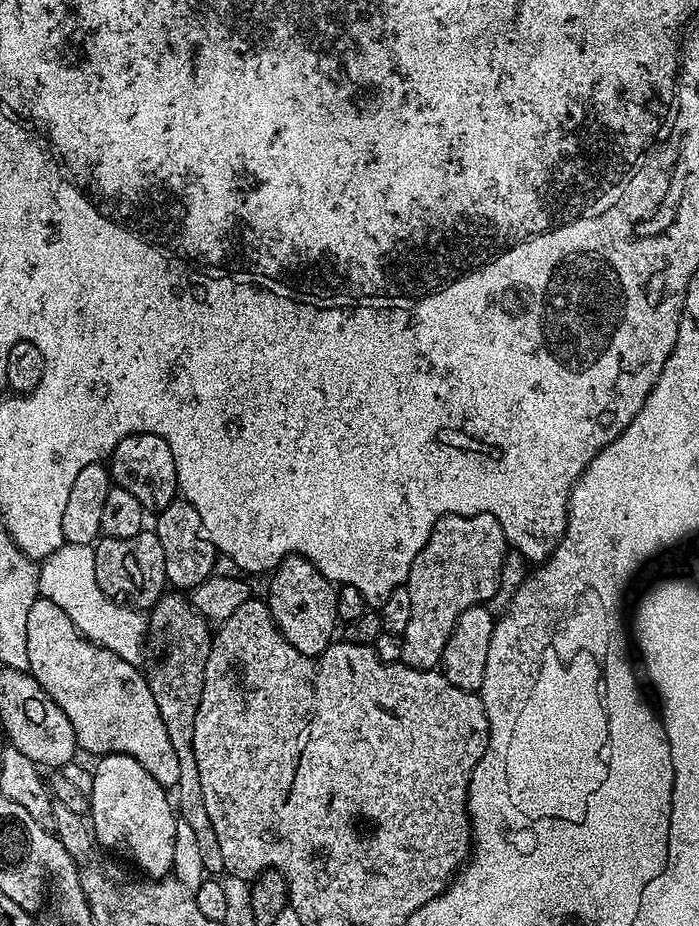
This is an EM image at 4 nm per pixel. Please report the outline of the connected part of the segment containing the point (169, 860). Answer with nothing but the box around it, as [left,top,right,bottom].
[90,754,178,877]

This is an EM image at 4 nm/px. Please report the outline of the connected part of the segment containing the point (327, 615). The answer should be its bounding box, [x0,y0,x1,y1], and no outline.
[266,556,338,656]

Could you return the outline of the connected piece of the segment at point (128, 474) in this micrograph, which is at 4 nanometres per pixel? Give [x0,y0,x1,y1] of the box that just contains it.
[110,432,178,514]

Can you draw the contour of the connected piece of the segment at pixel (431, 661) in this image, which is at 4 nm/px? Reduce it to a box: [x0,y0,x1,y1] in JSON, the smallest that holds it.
[402,512,510,670]

